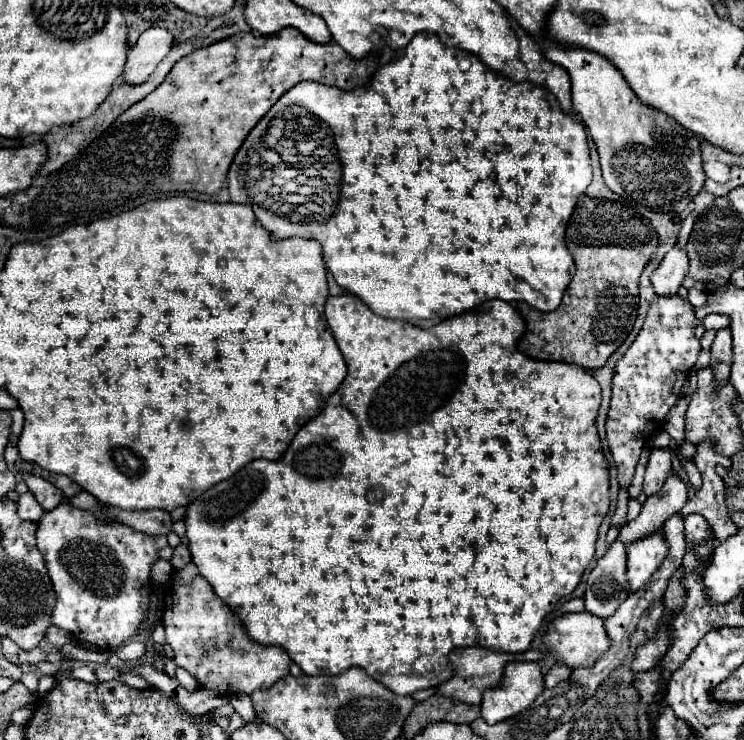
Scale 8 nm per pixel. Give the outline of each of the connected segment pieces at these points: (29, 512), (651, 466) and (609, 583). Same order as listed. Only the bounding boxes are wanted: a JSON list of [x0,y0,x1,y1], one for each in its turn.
[[17,491,43,523],[643,449,671,495],[585,541,627,619]]

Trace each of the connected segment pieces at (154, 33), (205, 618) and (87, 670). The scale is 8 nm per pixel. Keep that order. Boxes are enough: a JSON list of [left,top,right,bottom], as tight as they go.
[[123,27,173,85],[161,563,289,695],[69,665,97,683]]

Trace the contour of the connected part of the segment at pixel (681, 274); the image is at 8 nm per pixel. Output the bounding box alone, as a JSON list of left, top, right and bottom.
[651,243,689,295]

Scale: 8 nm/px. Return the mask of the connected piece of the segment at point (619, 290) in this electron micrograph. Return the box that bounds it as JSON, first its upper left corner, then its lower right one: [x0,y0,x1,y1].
[519,195,657,369]

